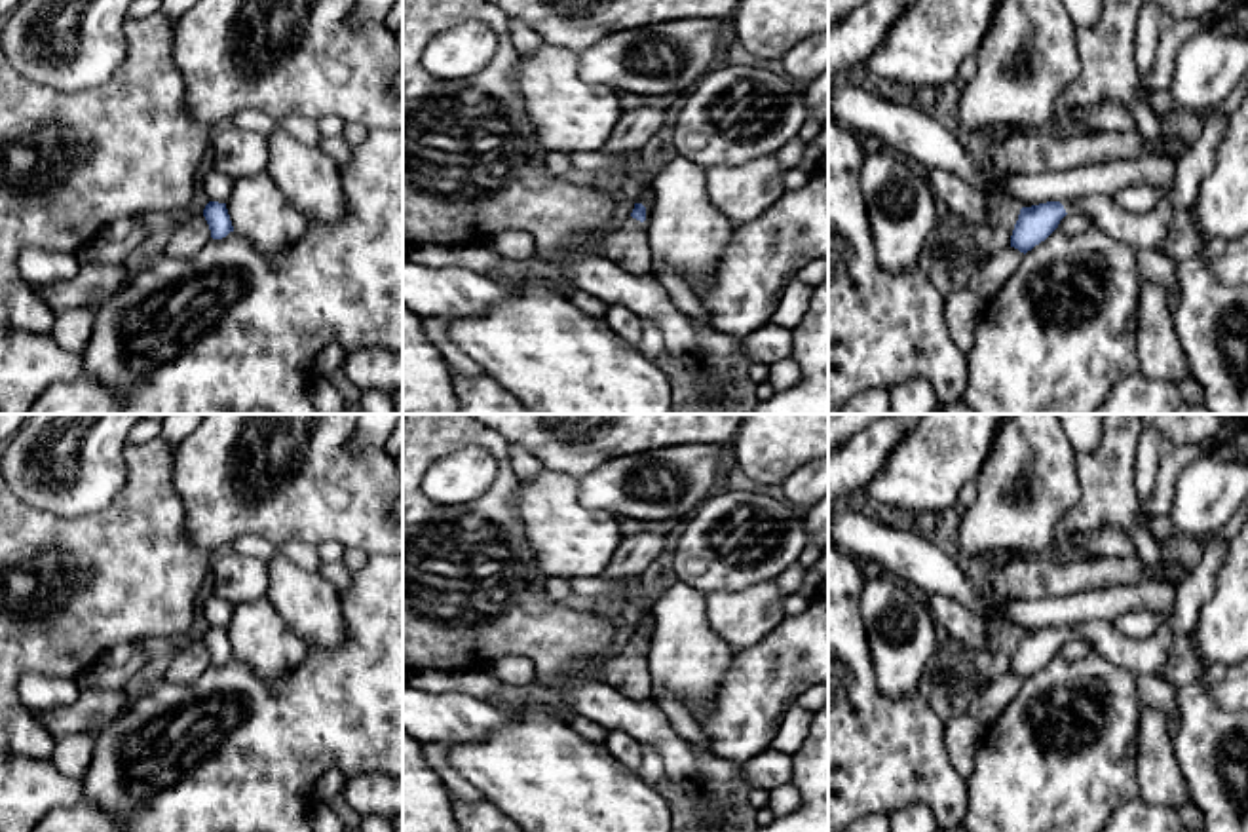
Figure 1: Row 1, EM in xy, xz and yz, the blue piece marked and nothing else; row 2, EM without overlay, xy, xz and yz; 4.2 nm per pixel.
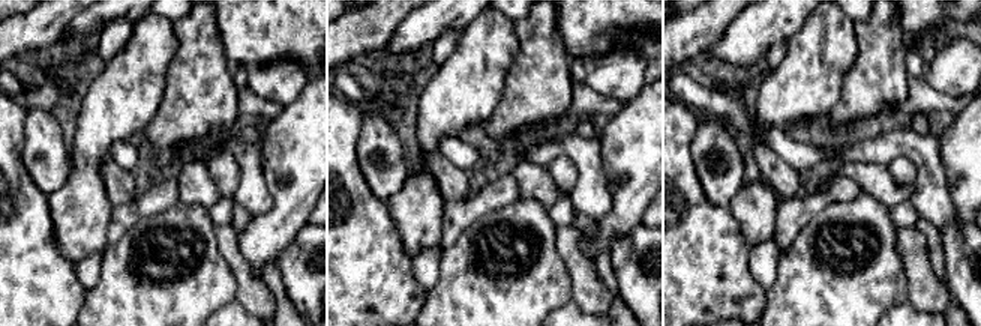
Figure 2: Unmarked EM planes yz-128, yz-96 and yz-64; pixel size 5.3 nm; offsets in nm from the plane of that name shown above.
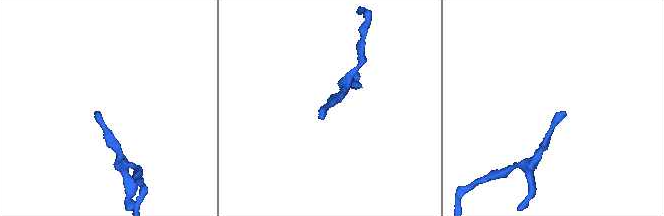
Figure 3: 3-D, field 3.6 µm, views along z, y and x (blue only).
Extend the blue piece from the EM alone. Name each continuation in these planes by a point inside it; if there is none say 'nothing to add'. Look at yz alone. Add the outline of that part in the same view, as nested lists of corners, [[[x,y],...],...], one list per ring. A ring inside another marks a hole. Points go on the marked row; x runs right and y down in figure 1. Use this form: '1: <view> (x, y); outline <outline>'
1: yz (1142, 230); outline [[[1206,112],[1202,135],[1176,161],[1176,184],[1157,207],[1147,213],[1128,213],[1111,196],[1087,196],[1064,201],[1068,215],[1085,215],[1094,228],[1134,249],[1159,249],[1178,211],[1193,211],[1199,184],[1210,175],[1220,141],[1231,114]]]

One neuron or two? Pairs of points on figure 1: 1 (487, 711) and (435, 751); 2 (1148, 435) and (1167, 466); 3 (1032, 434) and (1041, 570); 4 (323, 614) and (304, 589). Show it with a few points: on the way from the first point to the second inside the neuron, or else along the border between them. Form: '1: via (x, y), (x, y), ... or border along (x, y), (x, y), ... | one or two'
1: border along (422, 741), (441, 741), (445, 745) | two
2: border along (1165, 449), (1159, 458), (1153, 491), (1148, 498) | two
3: border along (1049, 549), (1038, 555), (996, 557) | two
4: via (318, 608), (304, 595) | one

